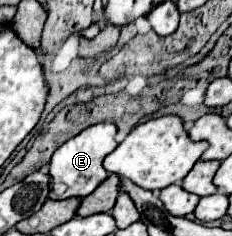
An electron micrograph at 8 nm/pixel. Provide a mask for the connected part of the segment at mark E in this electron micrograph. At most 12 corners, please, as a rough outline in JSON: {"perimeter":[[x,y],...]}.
{"perimeter":[[96,124],[52,156],[50,200],[84,198],[104,180],[116,126]]}

